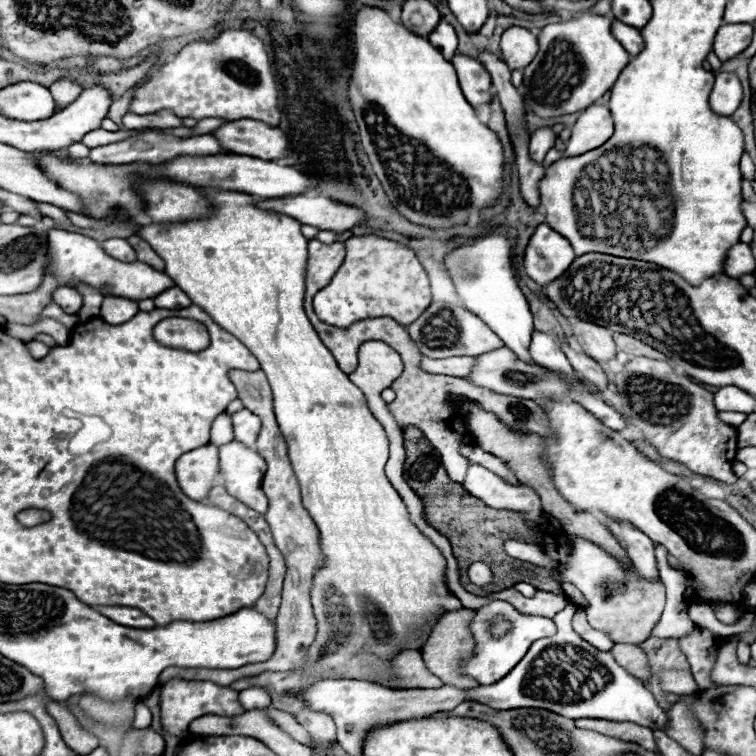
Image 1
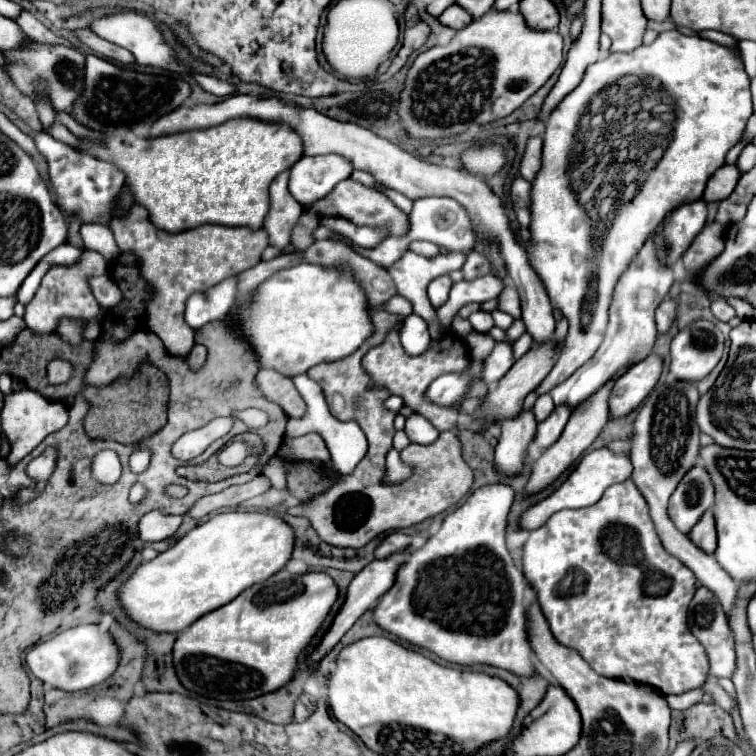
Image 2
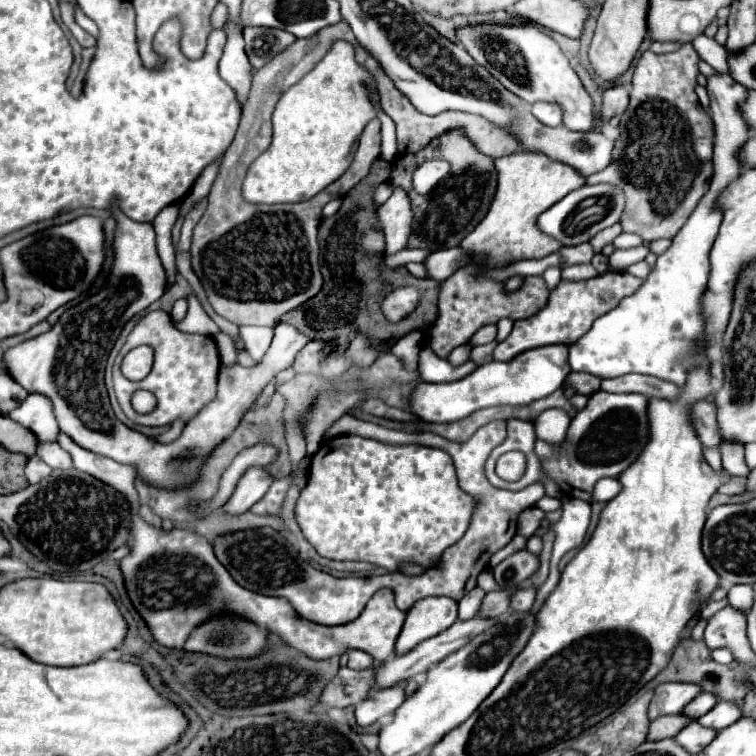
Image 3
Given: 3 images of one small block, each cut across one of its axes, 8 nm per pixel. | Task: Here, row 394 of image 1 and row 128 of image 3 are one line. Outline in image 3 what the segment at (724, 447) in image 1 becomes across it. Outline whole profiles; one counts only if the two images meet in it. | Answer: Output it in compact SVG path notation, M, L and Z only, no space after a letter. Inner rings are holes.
M682 44L680 50L670 54L654 54L646 50L640 56L632 76L630 104L620 116L620 138L614 146L614 162L606 170L586 178L586 184L610 182L624 190L626 210L622 214L620 224L624 232L634 232L646 242L658 238L674 238L710 186L714 126L710 114L700 106L698 96L694 92L698 62L700 56L692 48L692 44Z

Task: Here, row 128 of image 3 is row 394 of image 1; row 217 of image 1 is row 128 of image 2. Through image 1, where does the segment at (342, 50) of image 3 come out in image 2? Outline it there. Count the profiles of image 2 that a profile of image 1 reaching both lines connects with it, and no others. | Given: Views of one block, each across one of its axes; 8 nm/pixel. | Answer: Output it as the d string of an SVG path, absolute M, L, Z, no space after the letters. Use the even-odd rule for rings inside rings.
M248 118L228 120L226 124L214 128L178 132L160 138L140 138L132 130L126 130L126 134L114 134L102 140L92 138L78 138L78 140L80 144L74 150L86 152L98 160L110 160L110 164L118 166L118 170L124 172L126 184L130 184L130 192L134 192L134 202L144 206L150 214L150 222L168 234L192 230L202 224L246 226L258 230L270 208L268 198L270 182L280 172L292 168L296 160L304 156L302 142L298 140L298 134L294 136L290 128L286 128L284 124L266 124Z

